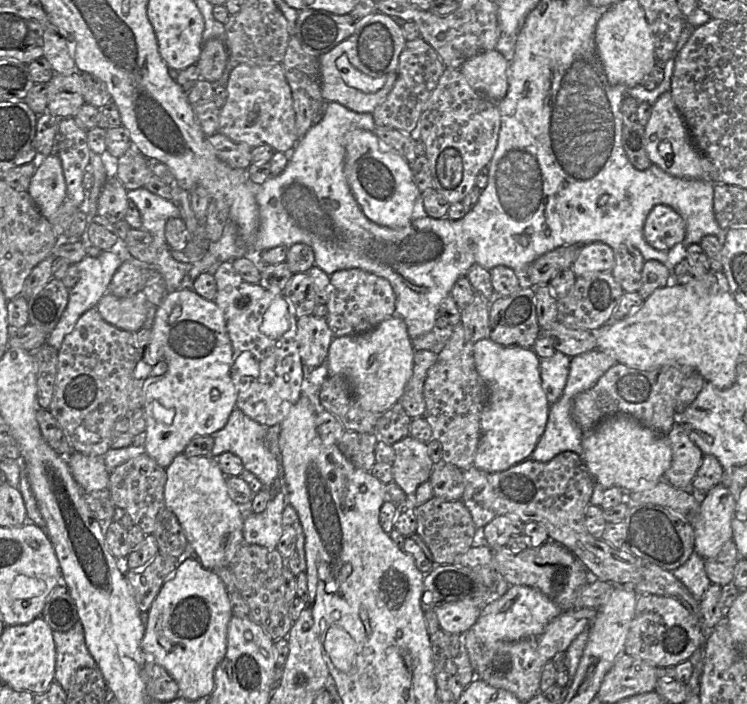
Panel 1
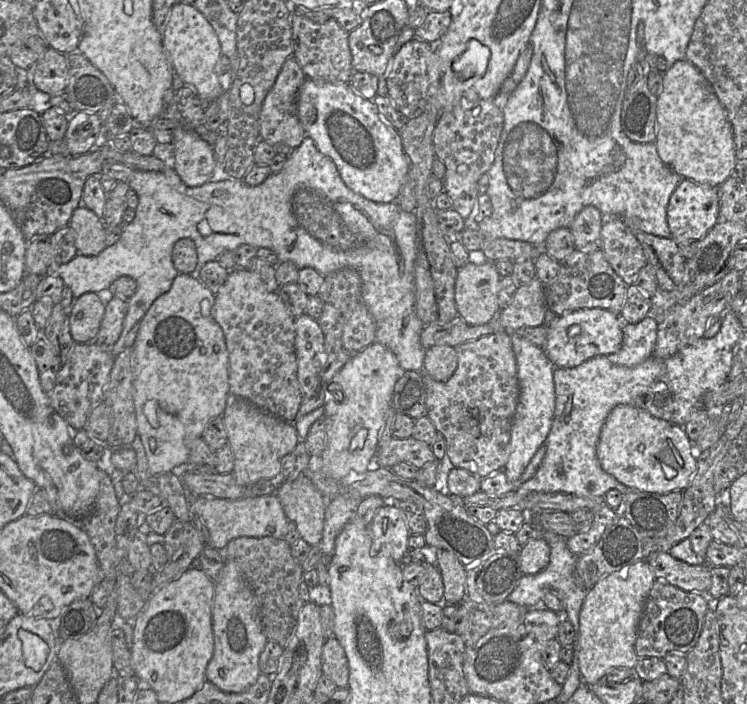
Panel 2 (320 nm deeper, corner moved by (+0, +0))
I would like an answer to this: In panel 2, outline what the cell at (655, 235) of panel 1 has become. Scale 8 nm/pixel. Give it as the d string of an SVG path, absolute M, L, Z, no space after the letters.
M683 178L670 196L667 222L679 241L701 240L715 225L718 213L717 188Z

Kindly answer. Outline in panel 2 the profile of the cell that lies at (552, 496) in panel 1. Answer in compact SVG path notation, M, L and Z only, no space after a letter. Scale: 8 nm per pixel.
M654 552L646 558L656 579L663 580L686 592L708 593L712 585L711 566L705 562L700 565L690 565L671 556L669 552Z

